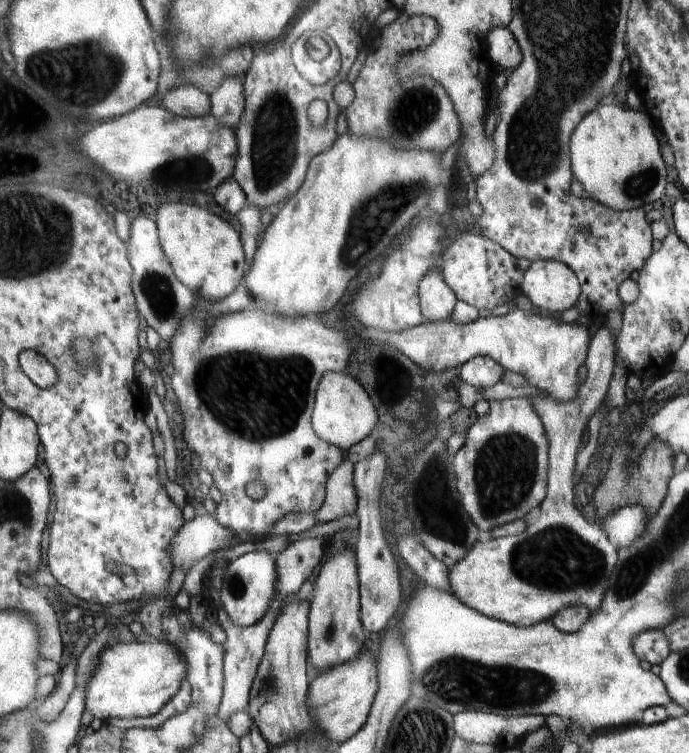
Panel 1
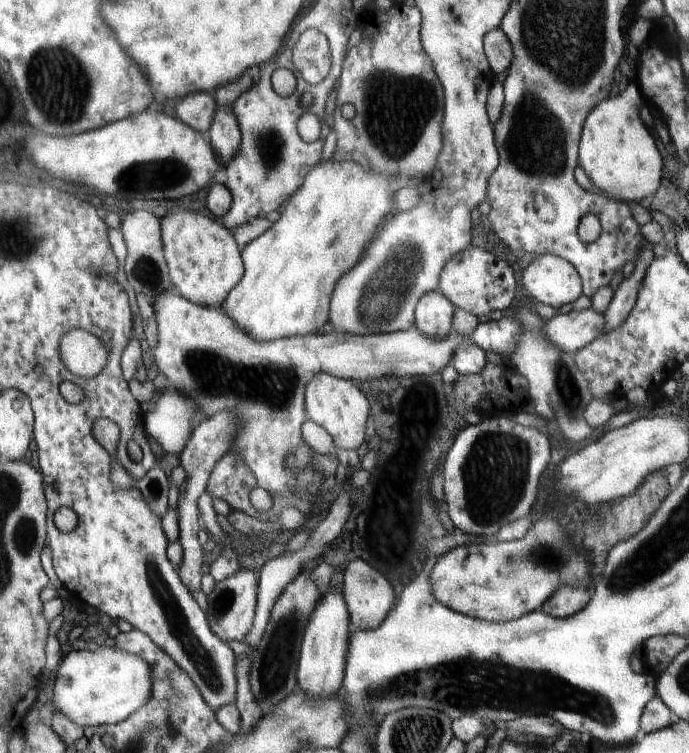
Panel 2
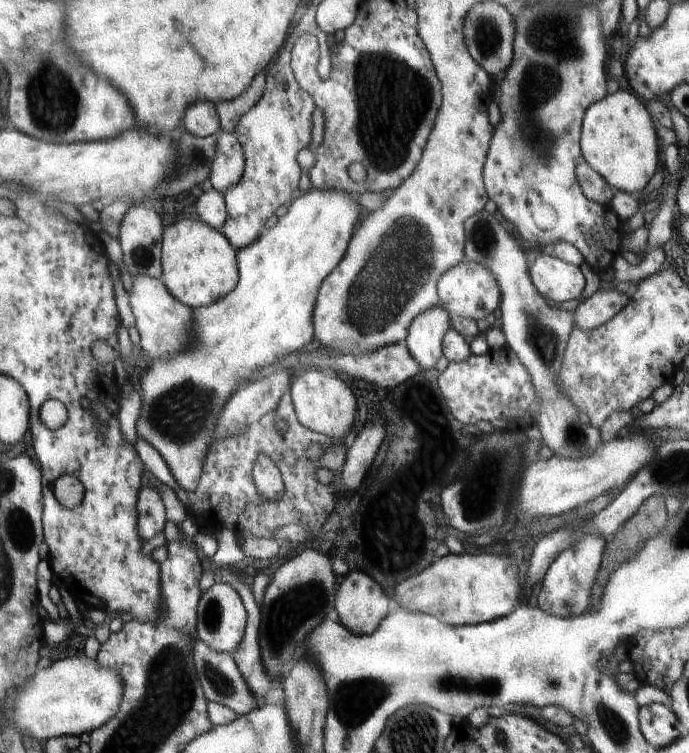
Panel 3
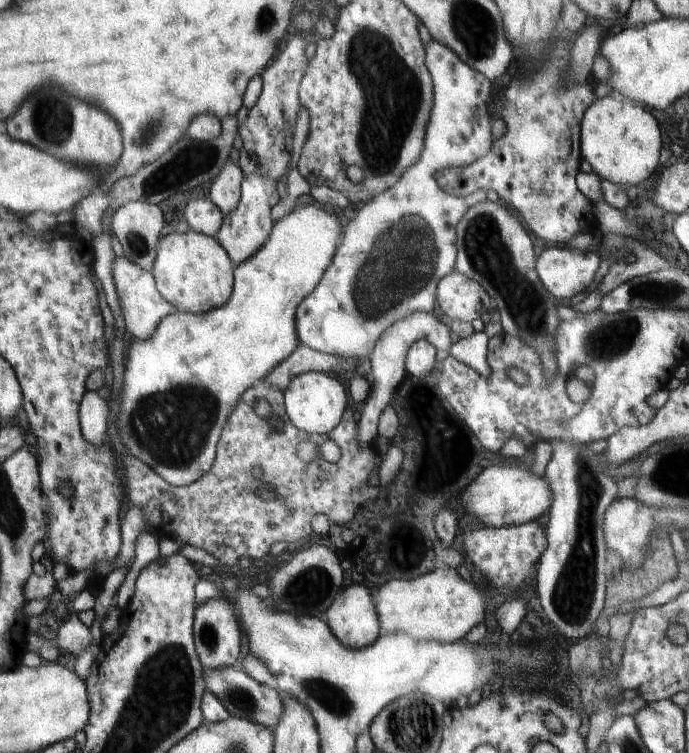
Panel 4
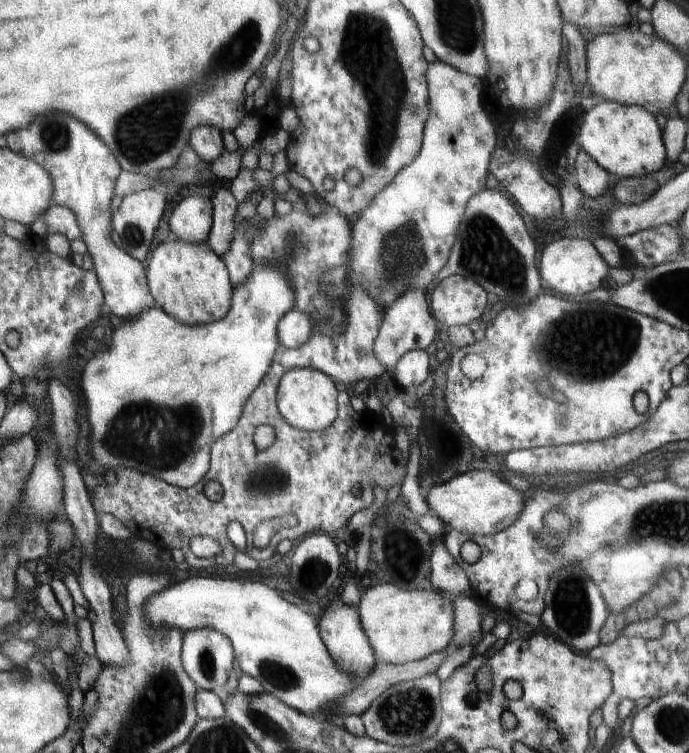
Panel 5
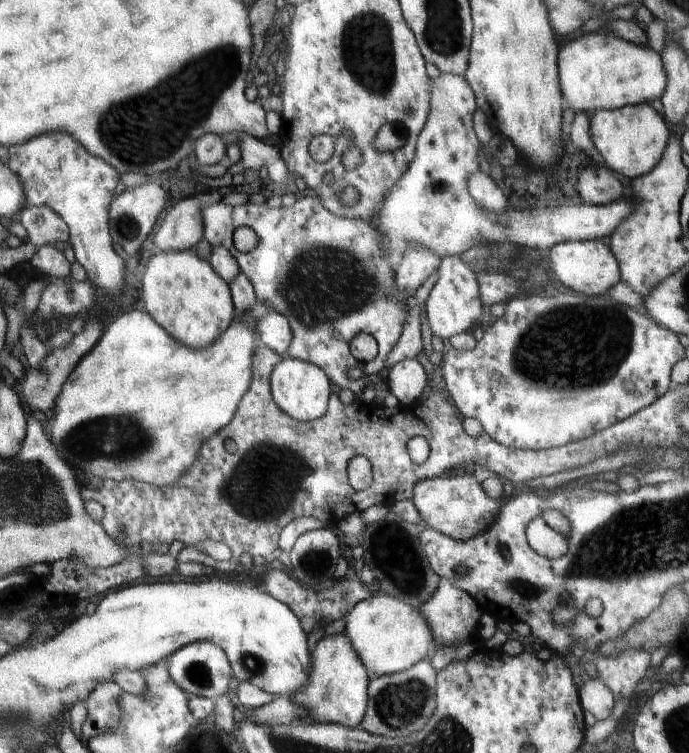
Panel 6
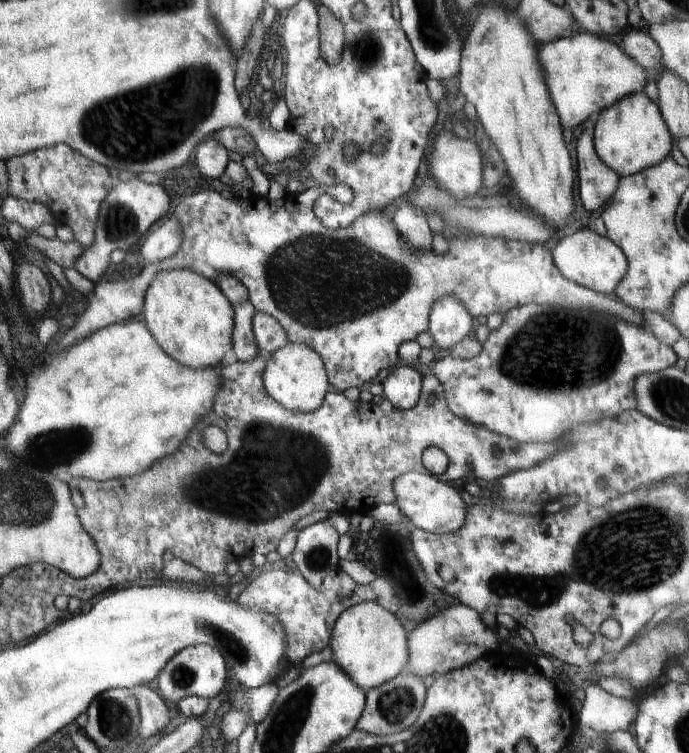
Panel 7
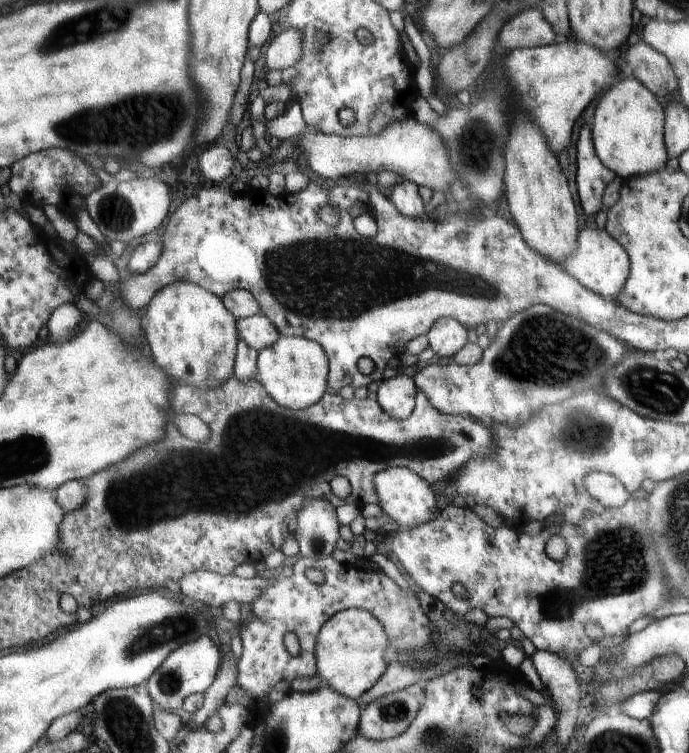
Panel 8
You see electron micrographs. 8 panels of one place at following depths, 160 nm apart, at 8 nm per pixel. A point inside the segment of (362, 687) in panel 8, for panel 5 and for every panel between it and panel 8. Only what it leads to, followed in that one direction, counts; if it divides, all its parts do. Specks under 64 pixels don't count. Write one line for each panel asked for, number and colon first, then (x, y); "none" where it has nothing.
5: (402, 626)
6: (389, 636)
7: (368, 642)

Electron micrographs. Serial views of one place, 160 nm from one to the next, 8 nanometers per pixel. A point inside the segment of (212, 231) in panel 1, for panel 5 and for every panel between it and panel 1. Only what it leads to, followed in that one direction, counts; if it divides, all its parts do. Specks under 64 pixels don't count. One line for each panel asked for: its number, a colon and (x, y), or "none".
2: (205, 265)
3: (200, 264)
4: (194, 273)
5: (189, 281)

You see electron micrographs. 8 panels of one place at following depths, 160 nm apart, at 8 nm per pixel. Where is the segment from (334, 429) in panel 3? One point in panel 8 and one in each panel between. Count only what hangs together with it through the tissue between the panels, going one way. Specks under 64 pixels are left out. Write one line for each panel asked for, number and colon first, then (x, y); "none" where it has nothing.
4: (314, 402)
5: (307, 399)
6: (301, 388)
7: (295, 375)
8: (293, 371)

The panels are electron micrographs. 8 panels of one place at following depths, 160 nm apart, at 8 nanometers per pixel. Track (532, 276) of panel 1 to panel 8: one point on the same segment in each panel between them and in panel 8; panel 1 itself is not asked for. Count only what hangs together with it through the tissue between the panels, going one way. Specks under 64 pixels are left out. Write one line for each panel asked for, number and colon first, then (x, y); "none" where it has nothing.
2: (551, 280)
3: (557, 280)
4: (564, 272)
5: (572, 266)
6: (589, 267)
7: (591, 260)
8: (601, 264)

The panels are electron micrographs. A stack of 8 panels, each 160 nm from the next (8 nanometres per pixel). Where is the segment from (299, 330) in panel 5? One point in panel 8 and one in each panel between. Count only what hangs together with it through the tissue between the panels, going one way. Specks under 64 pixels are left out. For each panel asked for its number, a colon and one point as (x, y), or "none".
6: (273, 330)
7: (270, 335)
8: (256, 331)

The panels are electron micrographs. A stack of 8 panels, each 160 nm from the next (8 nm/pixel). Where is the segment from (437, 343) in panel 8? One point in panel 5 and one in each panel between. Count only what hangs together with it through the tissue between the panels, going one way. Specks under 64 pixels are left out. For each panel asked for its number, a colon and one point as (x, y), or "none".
5: (456, 301)
6: (454, 305)
7: (450, 323)

